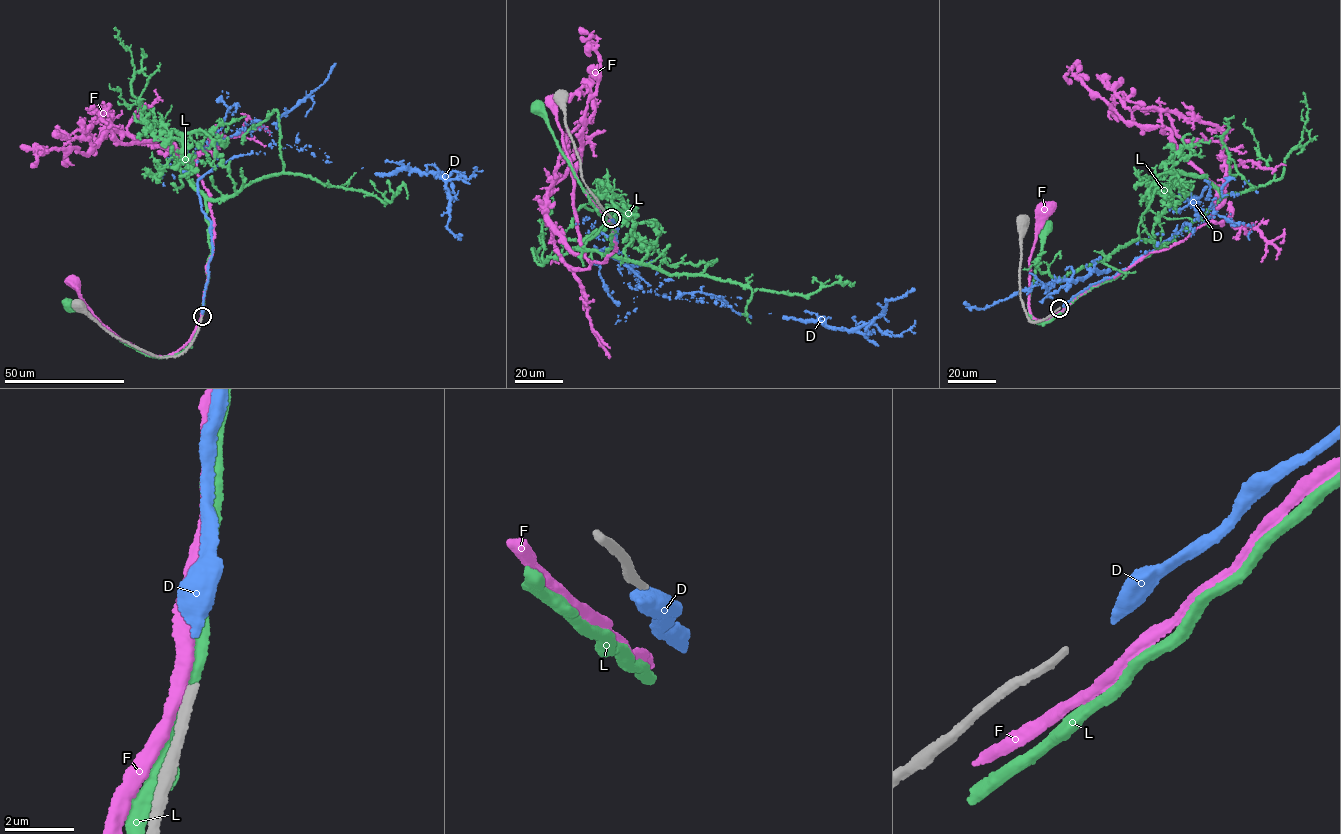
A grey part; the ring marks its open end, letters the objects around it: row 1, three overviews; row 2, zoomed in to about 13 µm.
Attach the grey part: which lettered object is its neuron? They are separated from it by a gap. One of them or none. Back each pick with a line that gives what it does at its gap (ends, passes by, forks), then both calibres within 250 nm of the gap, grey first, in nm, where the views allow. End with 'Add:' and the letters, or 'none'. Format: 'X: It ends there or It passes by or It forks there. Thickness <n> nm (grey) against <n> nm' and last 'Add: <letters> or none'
D: It ends there. Thickness 220 nm (grey) against 400 nm
Add: D

